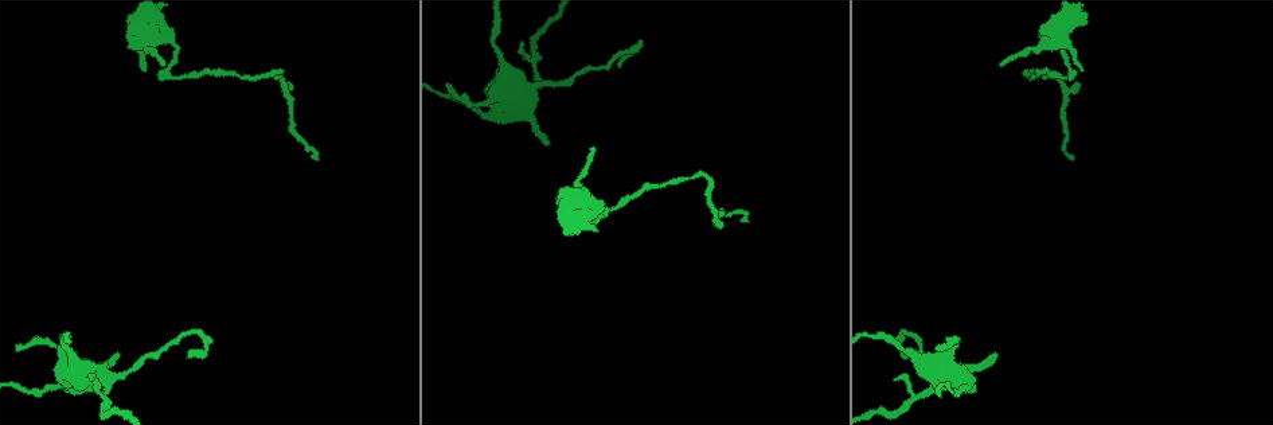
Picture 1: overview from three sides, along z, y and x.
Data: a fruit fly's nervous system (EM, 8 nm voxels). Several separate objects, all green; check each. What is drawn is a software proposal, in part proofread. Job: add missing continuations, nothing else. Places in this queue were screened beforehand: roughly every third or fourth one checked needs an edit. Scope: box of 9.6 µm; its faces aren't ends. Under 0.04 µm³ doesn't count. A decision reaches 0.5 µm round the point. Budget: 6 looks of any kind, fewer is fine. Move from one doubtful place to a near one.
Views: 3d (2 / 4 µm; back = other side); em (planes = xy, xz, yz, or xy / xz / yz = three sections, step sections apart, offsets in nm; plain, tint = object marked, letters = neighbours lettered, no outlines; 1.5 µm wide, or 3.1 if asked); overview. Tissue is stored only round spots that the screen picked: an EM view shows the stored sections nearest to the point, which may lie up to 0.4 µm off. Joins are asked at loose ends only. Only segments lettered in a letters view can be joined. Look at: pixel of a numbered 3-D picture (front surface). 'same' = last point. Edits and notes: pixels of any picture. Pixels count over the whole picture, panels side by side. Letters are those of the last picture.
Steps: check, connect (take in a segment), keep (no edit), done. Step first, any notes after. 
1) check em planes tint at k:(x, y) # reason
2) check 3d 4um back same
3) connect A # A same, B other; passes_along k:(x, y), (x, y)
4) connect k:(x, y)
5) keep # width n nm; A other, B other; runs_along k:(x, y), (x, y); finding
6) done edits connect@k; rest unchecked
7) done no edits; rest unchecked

check em yz step 4 letters at 1:(144, 72) # free end

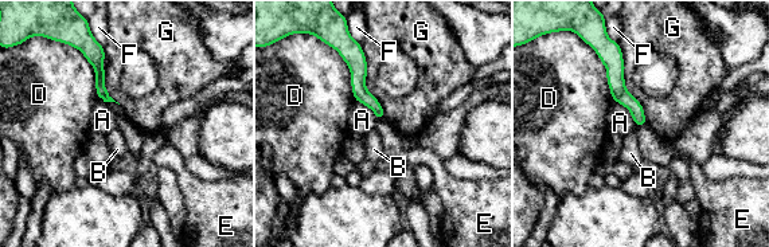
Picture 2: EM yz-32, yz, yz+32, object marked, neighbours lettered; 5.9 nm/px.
check em planes letters same

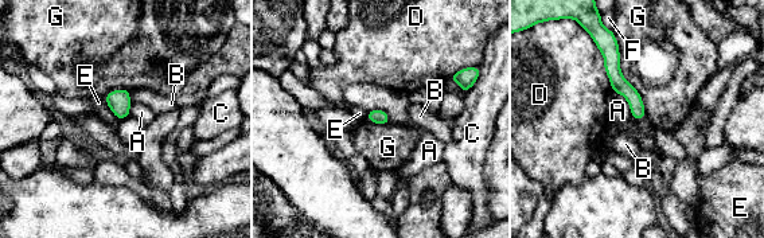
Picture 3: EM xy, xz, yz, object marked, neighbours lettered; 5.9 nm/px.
keep # width 90 nm; A other, B other, C other, D other, E other, F other, G other; runs_along 3:(611, 43), (615, 77), (642, 114); no lettered segment goes on from it

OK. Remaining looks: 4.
check em planes plain at 1:(1072, 159) # an open end

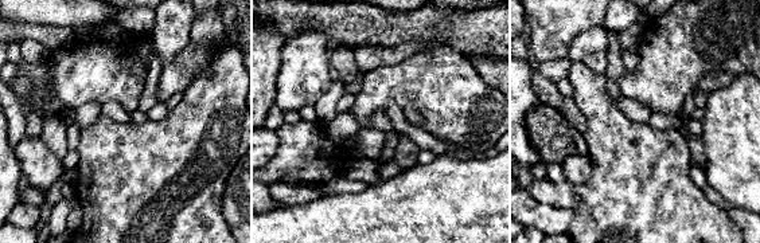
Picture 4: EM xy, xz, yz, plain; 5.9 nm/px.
check em planes letters same

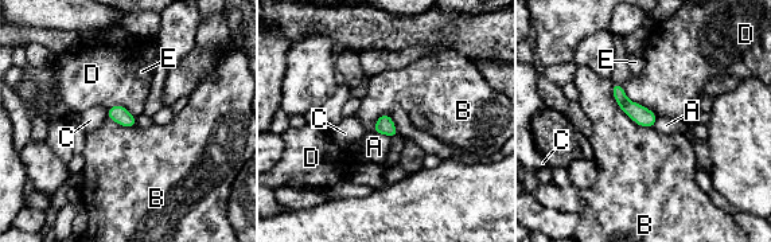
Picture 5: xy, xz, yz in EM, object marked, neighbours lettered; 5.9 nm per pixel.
keep # A other, B other, C other, D other, E other; no lettered segment goes on from it

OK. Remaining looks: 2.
check 3d 4um at 1:(997, 354) # an open end

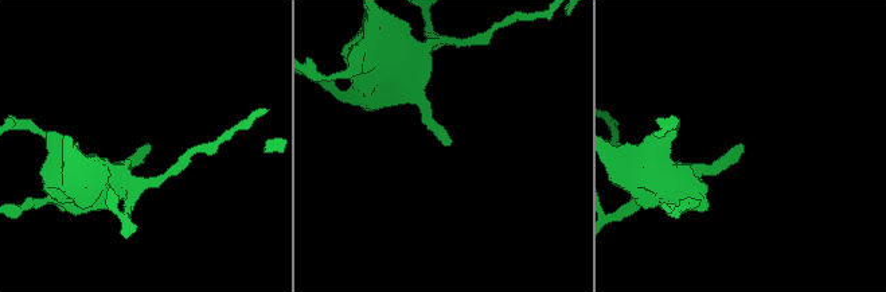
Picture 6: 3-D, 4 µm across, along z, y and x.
check em planes letters at 6:(446, 142)

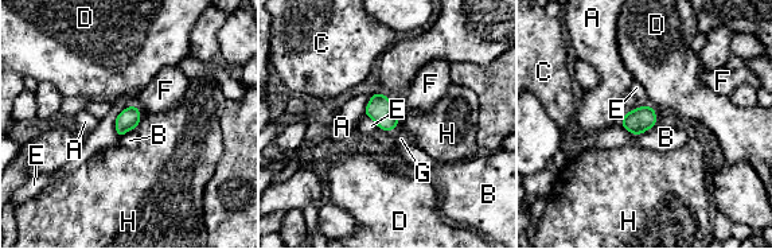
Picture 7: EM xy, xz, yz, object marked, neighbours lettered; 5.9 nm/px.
connect G # width 130 nm; A other, B other, C other, D other, E other, F other, G same, H other; passes_along 7:(379, 108), (393, 128), (401, 137); the cell continues

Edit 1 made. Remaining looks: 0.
done edits connect@7; rest unchecked

